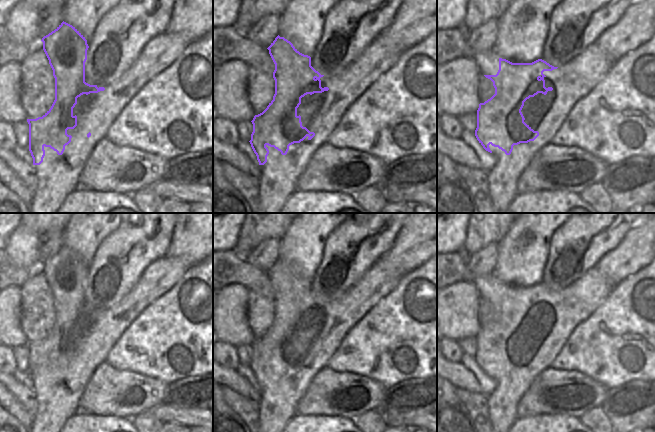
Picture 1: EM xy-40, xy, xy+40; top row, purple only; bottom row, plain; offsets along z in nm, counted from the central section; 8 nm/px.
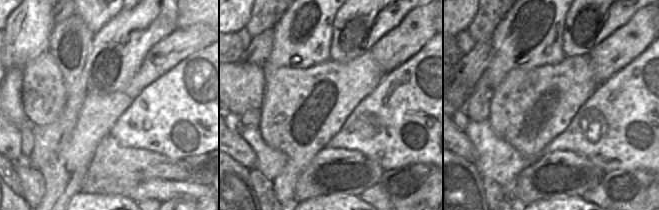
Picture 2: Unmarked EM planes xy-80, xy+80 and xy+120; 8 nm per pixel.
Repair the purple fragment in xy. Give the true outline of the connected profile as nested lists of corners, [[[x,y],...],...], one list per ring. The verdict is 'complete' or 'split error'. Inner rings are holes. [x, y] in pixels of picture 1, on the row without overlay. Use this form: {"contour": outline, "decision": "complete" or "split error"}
{"contour": [[[278,259],[267,273],[275,288],[275,318],[267,332],[251,345],[253,356],[249,365],[259,389],[267,386],[267,369],[286,379],[290,369],[315,360],[302,350],[297,332],[305,319],[329,314],[321,311],[320,302],[324,299],[311,290],[311,281],[300,277],[284,261]]], "decision": "complete"}

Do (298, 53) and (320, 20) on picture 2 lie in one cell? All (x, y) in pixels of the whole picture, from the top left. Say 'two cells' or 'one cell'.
one cell

